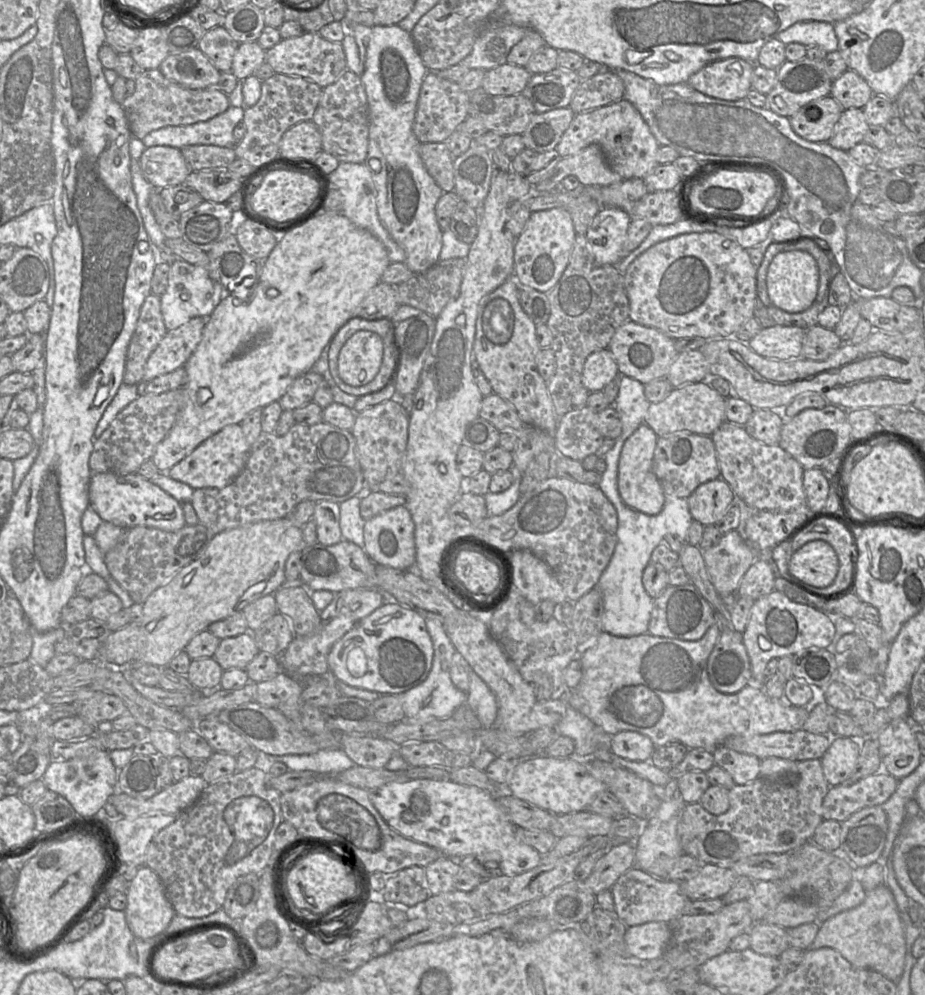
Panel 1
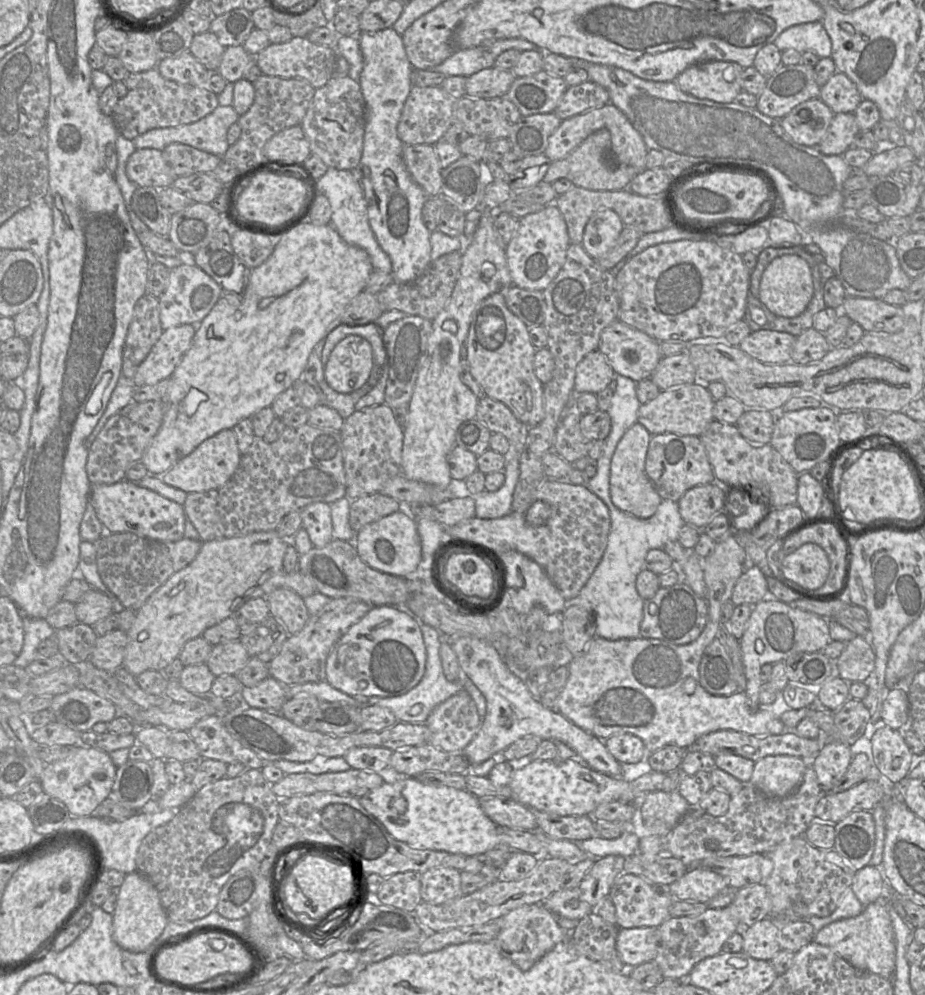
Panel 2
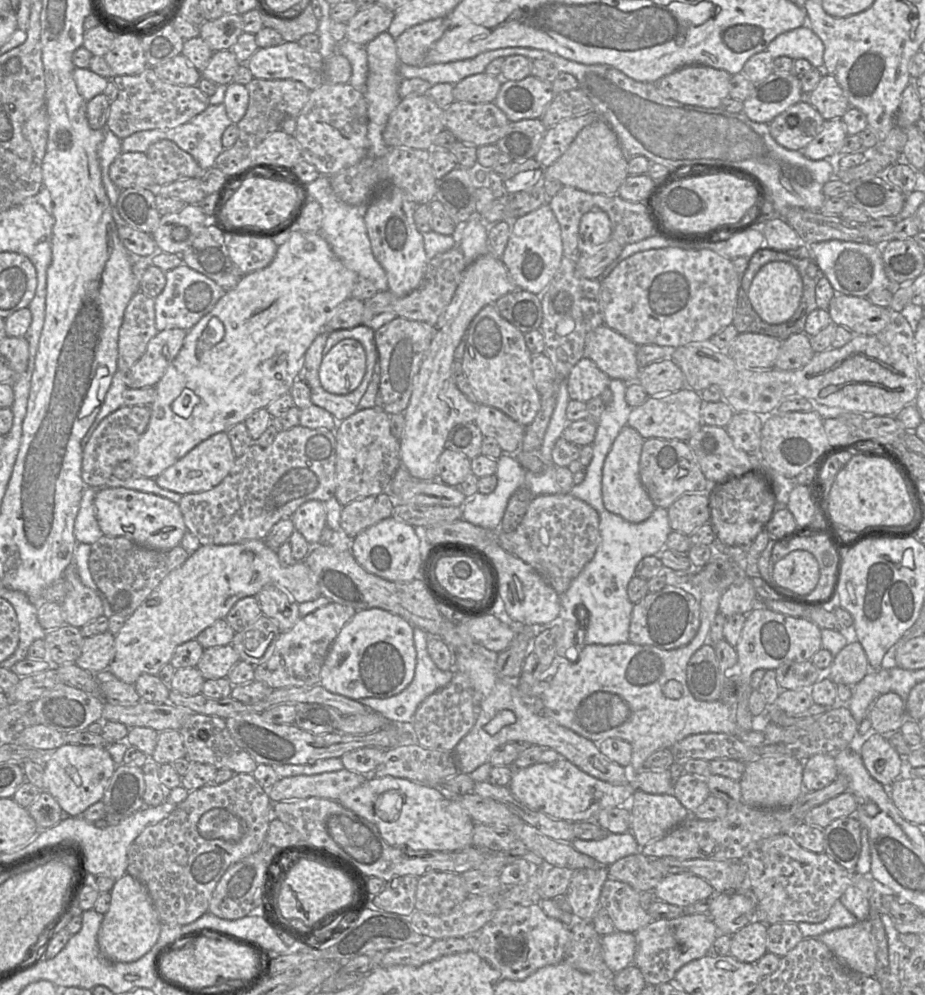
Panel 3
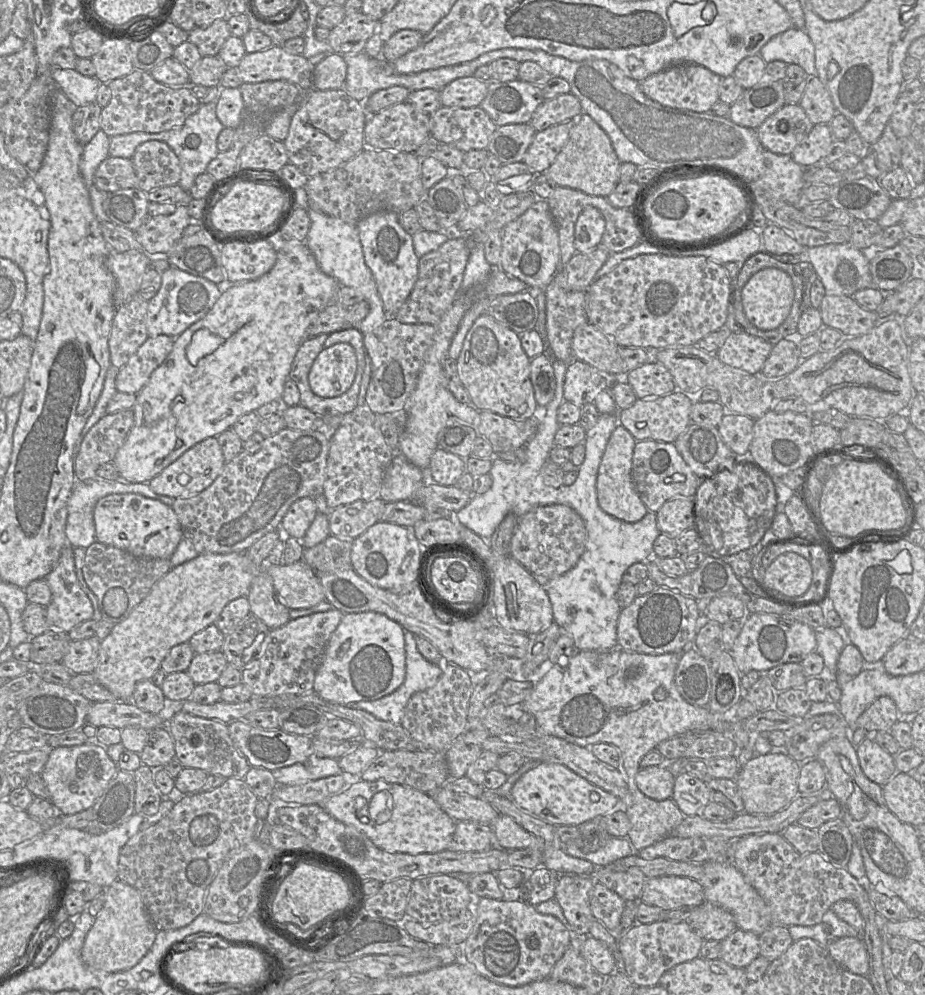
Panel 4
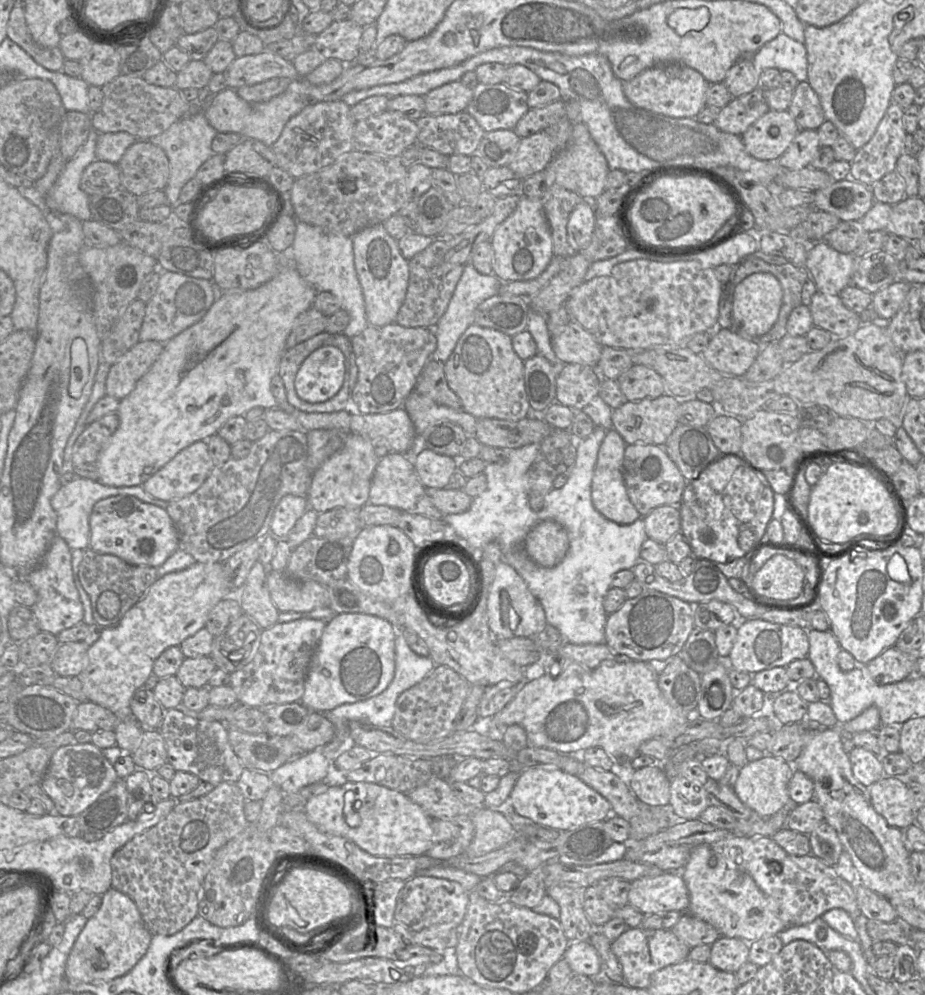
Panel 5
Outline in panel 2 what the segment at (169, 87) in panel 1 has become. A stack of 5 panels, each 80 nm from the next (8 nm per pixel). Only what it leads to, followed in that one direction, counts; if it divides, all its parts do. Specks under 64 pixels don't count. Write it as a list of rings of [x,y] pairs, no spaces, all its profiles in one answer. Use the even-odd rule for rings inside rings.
[[[156,68],[140,73],[130,73],[123,82],[128,92],[118,100],[111,117],[118,133],[129,140],[151,129],[198,121],[219,106],[217,94],[201,87],[181,85],[167,80]]]

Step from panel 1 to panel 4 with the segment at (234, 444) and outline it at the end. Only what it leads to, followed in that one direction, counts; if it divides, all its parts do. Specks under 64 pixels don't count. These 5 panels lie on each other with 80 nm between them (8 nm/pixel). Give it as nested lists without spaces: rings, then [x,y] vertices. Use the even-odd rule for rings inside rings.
[[[209,437],[185,451],[178,459],[148,482],[153,492],[174,499],[193,497],[206,488],[219,476],[226,463],[216,437]]]

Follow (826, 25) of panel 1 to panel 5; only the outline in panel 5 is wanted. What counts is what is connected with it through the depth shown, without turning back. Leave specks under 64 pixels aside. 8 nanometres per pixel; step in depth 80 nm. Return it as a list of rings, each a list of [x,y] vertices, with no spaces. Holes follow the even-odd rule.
[[[782,32],[756,51],[752,56],[752,62],[760,72],[776,68],[792,72],[798,82],[807,80],[807,51],[804,43]]]

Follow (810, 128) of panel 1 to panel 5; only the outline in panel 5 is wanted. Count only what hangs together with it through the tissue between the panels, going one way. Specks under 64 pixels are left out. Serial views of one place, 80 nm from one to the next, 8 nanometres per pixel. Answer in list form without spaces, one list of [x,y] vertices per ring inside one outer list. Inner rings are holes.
[[[769,110],[741,135],[746,151],[759,160],[777,160],[800,128],[787,111]]]

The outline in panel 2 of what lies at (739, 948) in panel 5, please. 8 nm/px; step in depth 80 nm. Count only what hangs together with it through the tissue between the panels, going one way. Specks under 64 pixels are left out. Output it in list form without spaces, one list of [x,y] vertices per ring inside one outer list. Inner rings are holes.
[[[765,918],[748,928],[741,928],[742,952],[757,960],[770,961],[781,950],[778,924],[773,918]]]

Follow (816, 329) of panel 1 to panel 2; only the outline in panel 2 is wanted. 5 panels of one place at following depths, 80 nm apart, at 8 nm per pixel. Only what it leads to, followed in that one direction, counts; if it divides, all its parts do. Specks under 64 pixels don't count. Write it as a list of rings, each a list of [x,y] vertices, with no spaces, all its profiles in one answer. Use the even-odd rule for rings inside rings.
[[[807,329],[796,337],[790,362],[808,364],[822,359],[831,349],[822,332]]]

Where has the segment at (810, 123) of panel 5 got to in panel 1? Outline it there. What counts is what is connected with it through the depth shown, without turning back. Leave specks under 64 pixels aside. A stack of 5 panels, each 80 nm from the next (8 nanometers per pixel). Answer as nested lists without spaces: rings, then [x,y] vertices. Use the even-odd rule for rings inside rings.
[[[847,70],[833,81],[829,95],[846,110],[862,108],[874,93],[864,78],[853,70]]]

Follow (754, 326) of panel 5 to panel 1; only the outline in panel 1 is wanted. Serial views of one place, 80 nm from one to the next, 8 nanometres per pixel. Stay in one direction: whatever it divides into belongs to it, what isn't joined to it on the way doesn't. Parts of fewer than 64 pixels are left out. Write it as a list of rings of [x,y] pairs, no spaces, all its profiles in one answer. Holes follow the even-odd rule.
[[[800,250],[778,253],[767,271],[766,286],[772,304],[789,313],[799,313],[808,309],[817,296],[819,269],[814,257]]]

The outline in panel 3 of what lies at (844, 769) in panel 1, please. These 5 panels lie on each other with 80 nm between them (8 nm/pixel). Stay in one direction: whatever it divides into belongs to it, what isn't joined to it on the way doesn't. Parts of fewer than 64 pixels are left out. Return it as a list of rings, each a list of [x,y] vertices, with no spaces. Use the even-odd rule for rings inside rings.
[[[816,754],[804,761],[803,791],[821,790],[838,777],[834,754]]]

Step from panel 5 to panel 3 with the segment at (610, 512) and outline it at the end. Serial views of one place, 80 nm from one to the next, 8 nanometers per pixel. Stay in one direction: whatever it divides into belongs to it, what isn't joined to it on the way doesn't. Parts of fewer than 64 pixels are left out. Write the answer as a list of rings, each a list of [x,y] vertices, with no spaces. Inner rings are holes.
[[[632,427],[622,428],[606,456],[602,472],[602,499],[605,508],[632,522],[640,523],[648,519],[656,506],[640,480],[639,464],[645,439]]]

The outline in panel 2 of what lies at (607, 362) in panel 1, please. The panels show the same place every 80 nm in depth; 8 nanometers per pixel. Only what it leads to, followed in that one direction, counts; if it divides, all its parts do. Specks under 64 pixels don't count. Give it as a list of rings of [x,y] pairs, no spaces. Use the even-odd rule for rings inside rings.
[[[599,350],[593,351],[577,364],[574,392],[597,394],[616,379],[616,376],[607,357]]]

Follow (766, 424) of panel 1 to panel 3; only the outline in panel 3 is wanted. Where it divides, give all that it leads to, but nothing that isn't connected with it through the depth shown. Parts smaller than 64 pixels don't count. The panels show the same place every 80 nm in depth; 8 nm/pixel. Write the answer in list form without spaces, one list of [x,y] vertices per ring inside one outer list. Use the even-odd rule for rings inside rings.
[[[735,412],[725,429],[737,448],[749,454],[757,454],[763,422],[764,417],[756,413]]]

